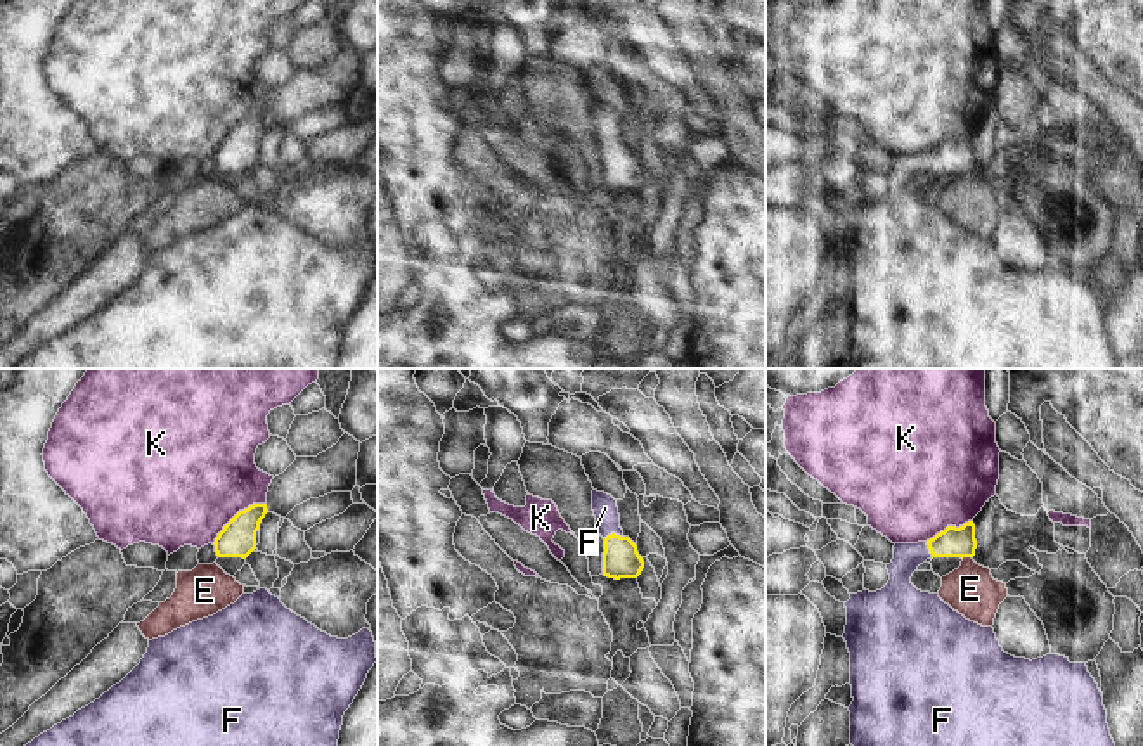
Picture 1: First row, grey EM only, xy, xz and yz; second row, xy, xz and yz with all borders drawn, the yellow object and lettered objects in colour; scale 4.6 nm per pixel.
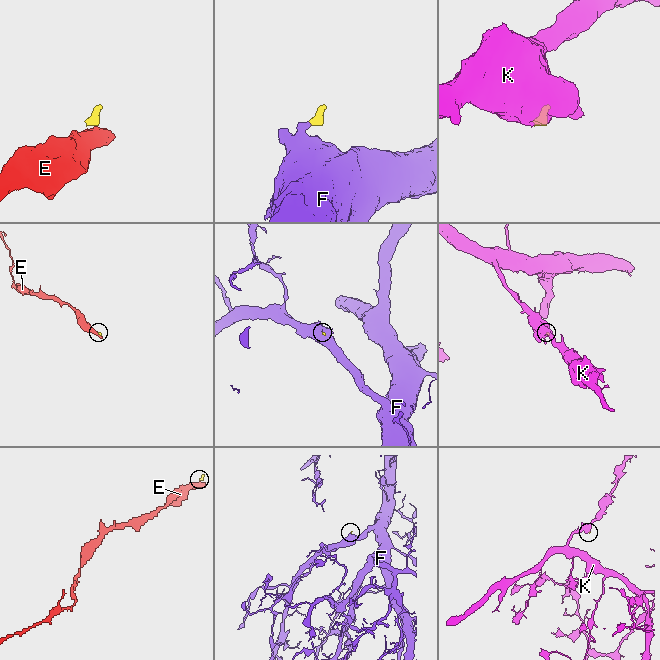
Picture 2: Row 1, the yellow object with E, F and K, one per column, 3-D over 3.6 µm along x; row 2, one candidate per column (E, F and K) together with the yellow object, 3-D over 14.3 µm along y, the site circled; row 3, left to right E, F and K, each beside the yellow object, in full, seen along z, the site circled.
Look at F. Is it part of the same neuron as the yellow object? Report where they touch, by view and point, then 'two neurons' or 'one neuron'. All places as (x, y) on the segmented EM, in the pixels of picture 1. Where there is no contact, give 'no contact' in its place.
contact xz (613, 533); one neuron

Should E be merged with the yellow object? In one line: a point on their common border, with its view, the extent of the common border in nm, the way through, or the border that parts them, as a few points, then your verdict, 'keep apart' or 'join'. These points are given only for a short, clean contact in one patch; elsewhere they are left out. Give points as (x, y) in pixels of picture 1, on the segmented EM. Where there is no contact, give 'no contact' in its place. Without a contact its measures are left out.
yz (965, 556) | 50 nm | along yz (970, 556), (962, 558) | keep apart

